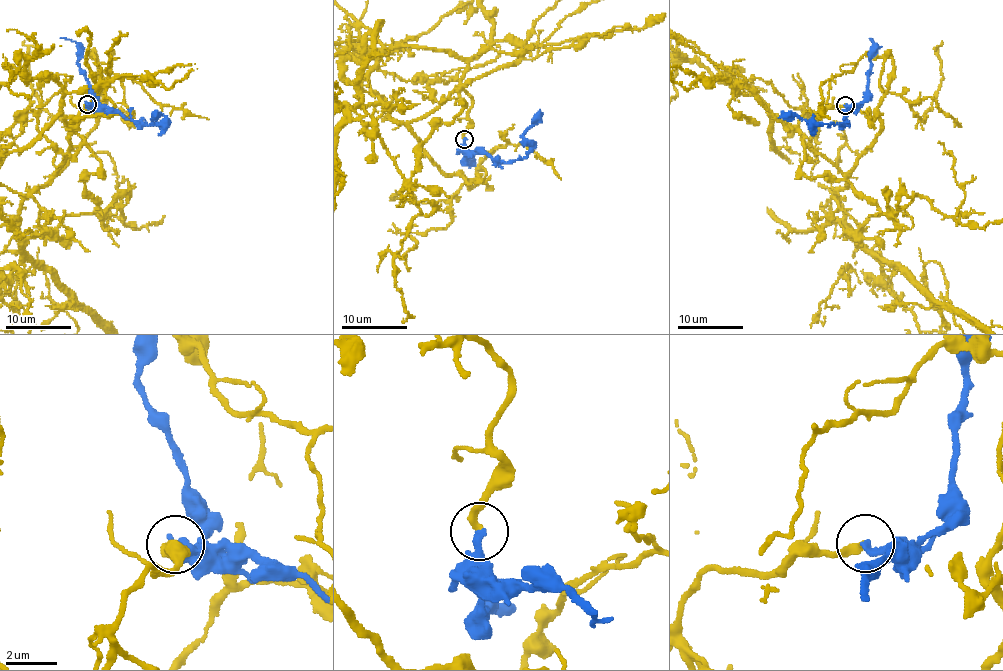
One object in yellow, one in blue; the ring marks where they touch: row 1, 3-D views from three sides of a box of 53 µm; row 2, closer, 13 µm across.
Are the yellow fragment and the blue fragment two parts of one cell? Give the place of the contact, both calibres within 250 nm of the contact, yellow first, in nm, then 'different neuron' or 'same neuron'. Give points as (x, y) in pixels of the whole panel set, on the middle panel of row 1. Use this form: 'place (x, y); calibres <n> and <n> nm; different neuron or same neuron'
place (464, 139); calibres 300 and 280 nm; same neuron

